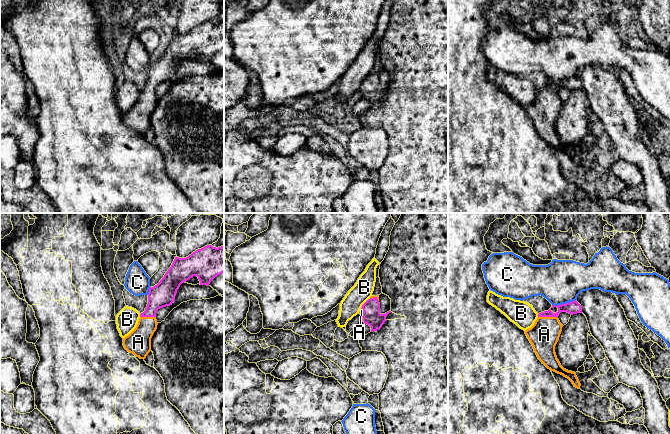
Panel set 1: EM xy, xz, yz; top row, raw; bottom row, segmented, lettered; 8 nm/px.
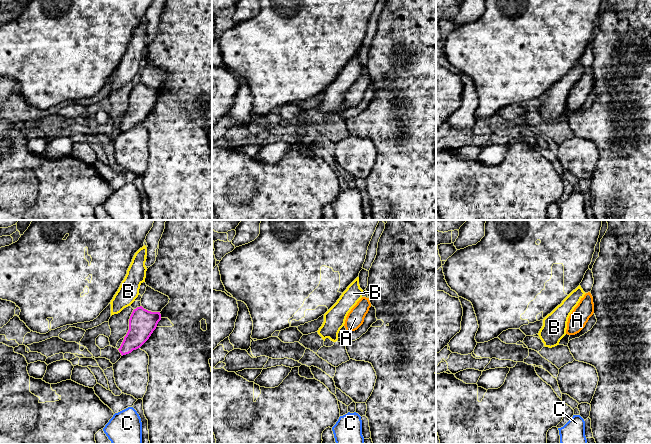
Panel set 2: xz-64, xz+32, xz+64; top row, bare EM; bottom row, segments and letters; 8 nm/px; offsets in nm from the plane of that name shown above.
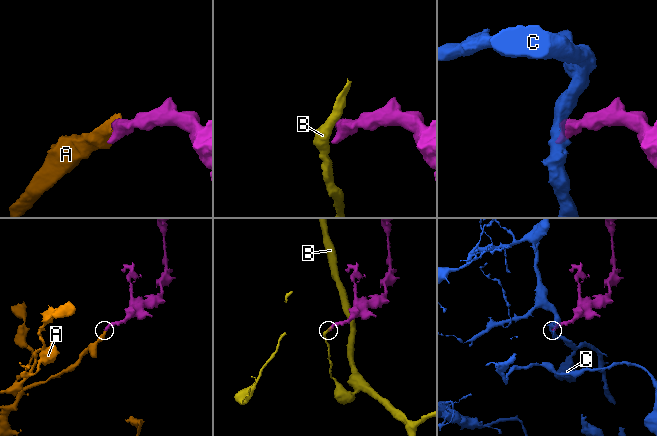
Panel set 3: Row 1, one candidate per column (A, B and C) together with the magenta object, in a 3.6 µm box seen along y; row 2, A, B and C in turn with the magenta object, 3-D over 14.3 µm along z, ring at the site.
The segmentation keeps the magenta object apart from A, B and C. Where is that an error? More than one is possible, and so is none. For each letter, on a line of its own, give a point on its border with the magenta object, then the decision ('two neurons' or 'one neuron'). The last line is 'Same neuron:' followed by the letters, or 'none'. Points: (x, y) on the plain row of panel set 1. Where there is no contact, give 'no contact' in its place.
A: meets magenta in yz at (548, 92); one neuron
B: meets magenta in xz at (363, 80); two neurons
C: meets magenta in yz at (563, 80); two neurons
Same neuron: A

